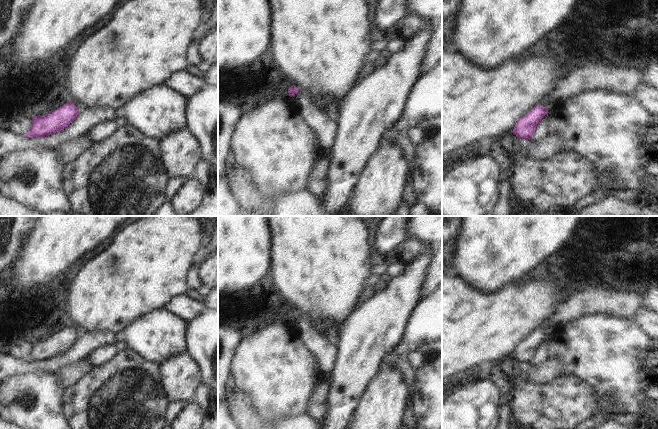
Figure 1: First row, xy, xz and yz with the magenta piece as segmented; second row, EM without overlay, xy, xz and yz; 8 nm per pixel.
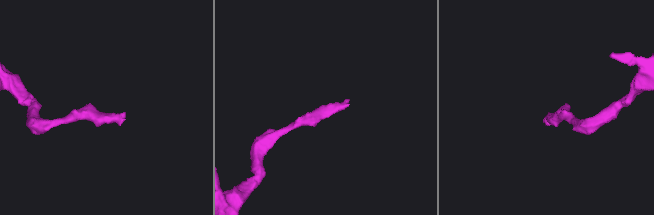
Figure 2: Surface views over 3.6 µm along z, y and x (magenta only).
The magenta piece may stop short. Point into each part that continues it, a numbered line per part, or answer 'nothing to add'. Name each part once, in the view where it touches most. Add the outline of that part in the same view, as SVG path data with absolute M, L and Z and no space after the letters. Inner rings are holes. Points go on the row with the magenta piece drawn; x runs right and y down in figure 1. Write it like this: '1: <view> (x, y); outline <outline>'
nothing to add

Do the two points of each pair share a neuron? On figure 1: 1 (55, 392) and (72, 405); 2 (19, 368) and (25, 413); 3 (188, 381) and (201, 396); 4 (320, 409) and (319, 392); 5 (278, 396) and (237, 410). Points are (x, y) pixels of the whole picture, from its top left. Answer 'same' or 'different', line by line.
1: different
2: different
3: different
4: same
5: different

